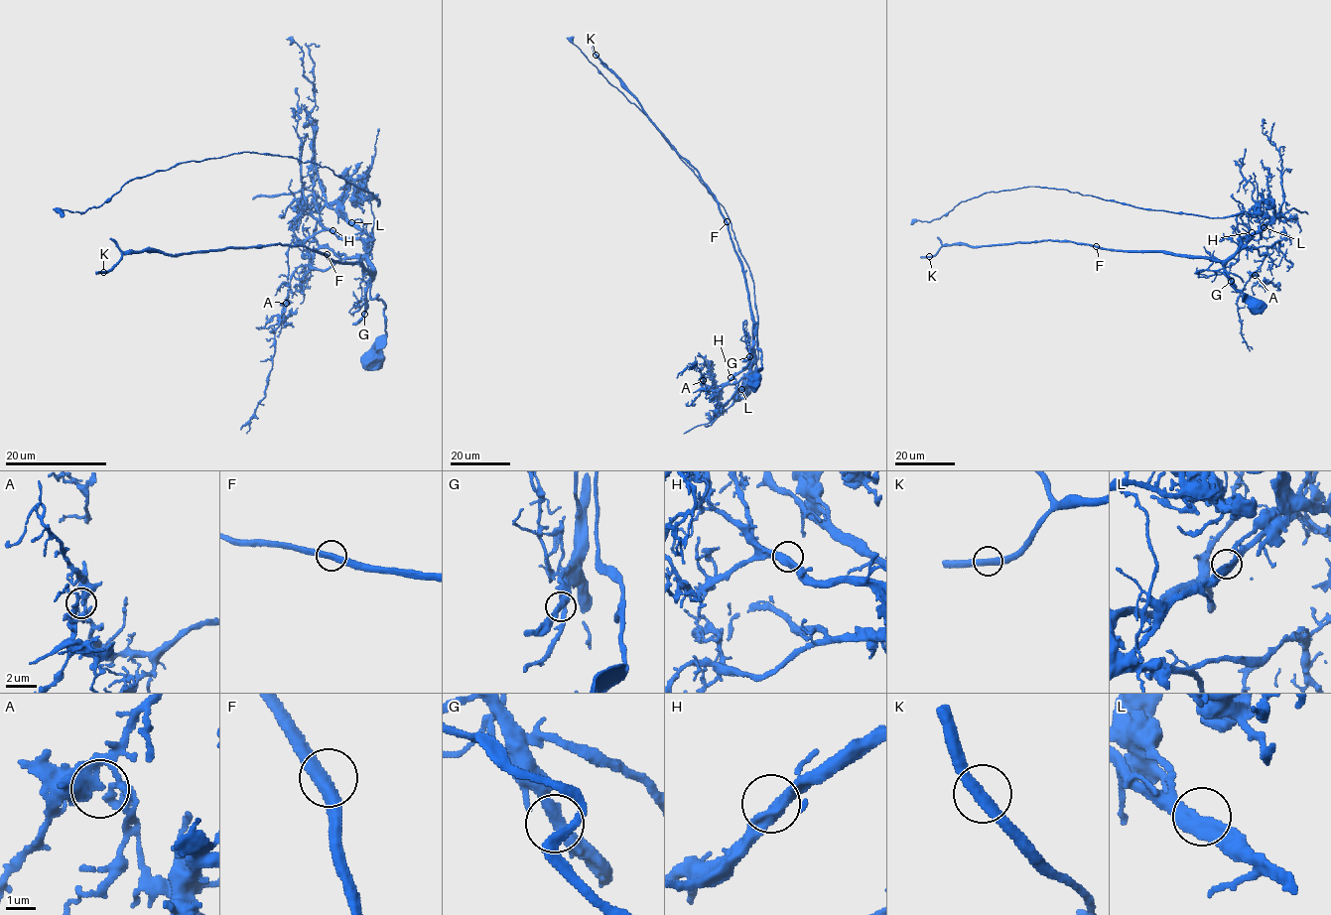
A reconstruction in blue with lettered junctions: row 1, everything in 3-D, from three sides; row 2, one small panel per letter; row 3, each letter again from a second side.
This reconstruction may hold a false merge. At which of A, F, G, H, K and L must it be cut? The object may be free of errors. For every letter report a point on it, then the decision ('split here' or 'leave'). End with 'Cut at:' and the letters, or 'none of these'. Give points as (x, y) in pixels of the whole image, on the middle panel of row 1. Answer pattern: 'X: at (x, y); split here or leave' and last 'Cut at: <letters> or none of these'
A: at (703, 380); leave
F: at (727, 221); leave
G: at (749, 356); leave
H: at (731, 377); leave
K: at (596, 55); leave
L: at (741, 389); split here
Cut at: L

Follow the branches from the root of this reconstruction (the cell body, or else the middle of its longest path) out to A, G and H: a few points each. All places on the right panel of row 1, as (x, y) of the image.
A: (1258, 309), (1232, 286), (1232, 278), (1198, 271), (1229, 260), (1242, 249), (1256, 248), (1264, 256), (1255, 275)
G: (1258, 309), (1232, 286), (1232, 278), (1221, 271), (1198, 271), (1203, 271), (1214, 261), (1219, 261), (1231, 281)
H: (1258, 309), (1224, 273), (1198, 272), (1214, 261), (1227, 260), (1241, 239), (1252, 232)

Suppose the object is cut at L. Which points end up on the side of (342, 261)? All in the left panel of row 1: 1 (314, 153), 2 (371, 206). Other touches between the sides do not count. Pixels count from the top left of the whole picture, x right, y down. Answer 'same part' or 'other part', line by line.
1: same part
2: same part

